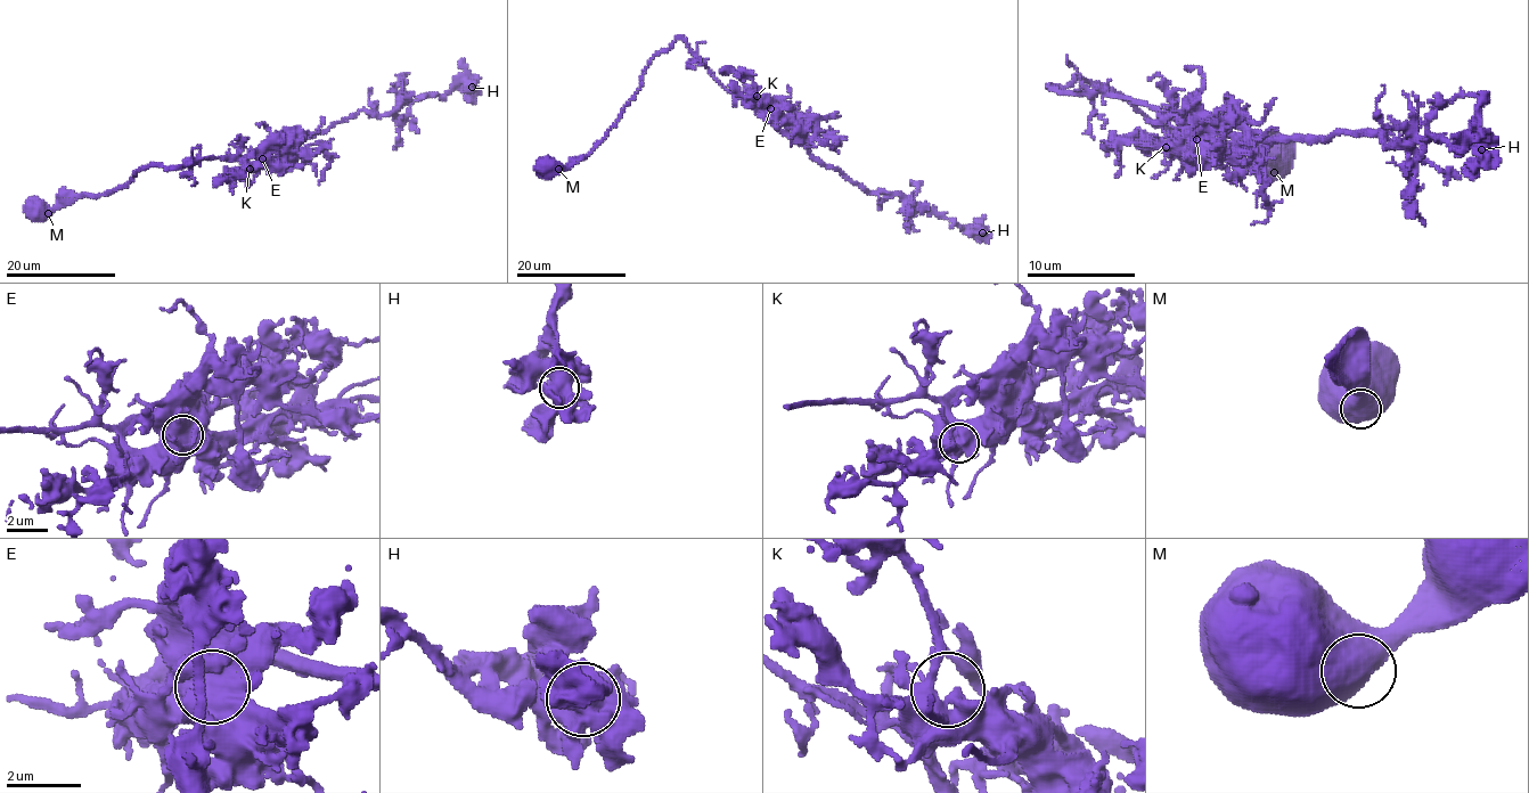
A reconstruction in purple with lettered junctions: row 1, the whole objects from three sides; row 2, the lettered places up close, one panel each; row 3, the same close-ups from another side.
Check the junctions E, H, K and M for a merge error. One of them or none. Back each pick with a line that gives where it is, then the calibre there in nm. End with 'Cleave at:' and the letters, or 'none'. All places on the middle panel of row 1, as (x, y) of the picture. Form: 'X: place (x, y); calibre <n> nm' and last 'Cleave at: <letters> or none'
Cleave at: none

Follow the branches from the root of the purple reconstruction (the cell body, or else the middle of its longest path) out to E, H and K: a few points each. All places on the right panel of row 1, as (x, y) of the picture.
E: (1265, 155), (1272, 165), (1251, 145), (1168, 132), (1078, 76), (1048, 84), (1130, 97), (1196, 139)
H: (1265, 155), (1168, 132), (1078, 76), (1048, 84), (1272, 144), (1384, 128), (1387, 148), (1481, 149)
K: (1265, 155), (1272, 165), (1251, 145), (1168, 132), (1078, 76), (1048, 84), (1155, 107), (1178, 129), (1166, 147)

